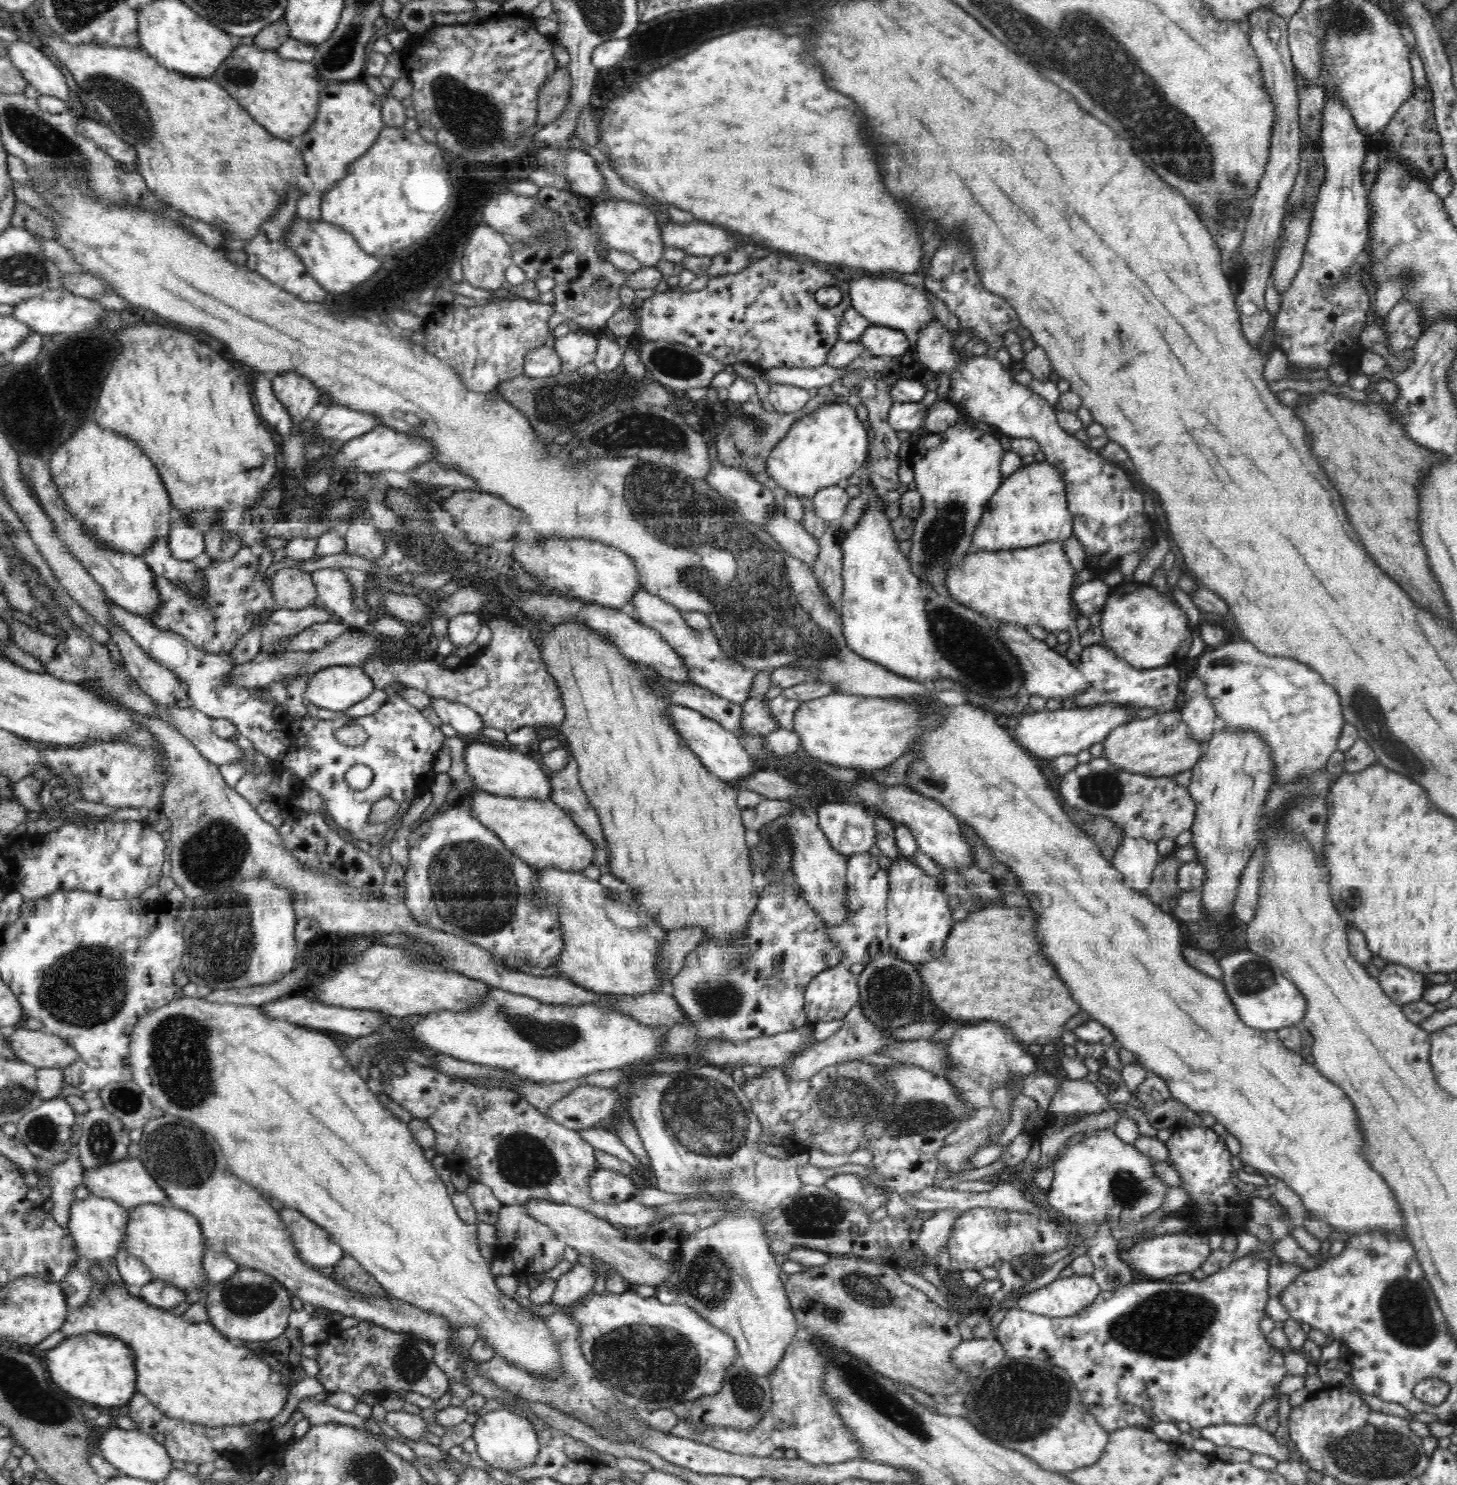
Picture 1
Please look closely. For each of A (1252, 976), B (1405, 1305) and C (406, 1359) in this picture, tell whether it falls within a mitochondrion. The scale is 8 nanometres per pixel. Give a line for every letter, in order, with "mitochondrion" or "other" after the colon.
A: mitochondrion
B: mitochondrion
C: mitochondrion

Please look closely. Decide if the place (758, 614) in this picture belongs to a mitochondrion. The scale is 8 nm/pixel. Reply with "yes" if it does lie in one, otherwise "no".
yes

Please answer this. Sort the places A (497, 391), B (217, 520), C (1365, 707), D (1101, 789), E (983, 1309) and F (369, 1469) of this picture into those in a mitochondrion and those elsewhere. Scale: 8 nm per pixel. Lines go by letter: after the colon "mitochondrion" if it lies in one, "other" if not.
A: other
B: other
C: mitochondrion
D: mitochondrion
E: other
F: mitochondrion

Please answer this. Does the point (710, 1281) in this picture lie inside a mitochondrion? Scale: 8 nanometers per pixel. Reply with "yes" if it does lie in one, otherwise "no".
yes

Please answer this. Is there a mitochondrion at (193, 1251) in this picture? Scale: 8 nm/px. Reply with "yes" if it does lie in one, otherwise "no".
no

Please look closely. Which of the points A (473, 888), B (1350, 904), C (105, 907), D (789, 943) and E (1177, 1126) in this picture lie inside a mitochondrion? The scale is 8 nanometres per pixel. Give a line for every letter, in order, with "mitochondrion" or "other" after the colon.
A: mitochondrion
B: other
C: other
D: other
E: other

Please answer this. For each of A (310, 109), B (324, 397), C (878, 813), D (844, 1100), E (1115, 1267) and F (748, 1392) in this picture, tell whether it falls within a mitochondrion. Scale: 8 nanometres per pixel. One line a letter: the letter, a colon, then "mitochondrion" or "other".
A: other
B: other
C: other
D: mitochondrion
E: other
F: mitochondrion

